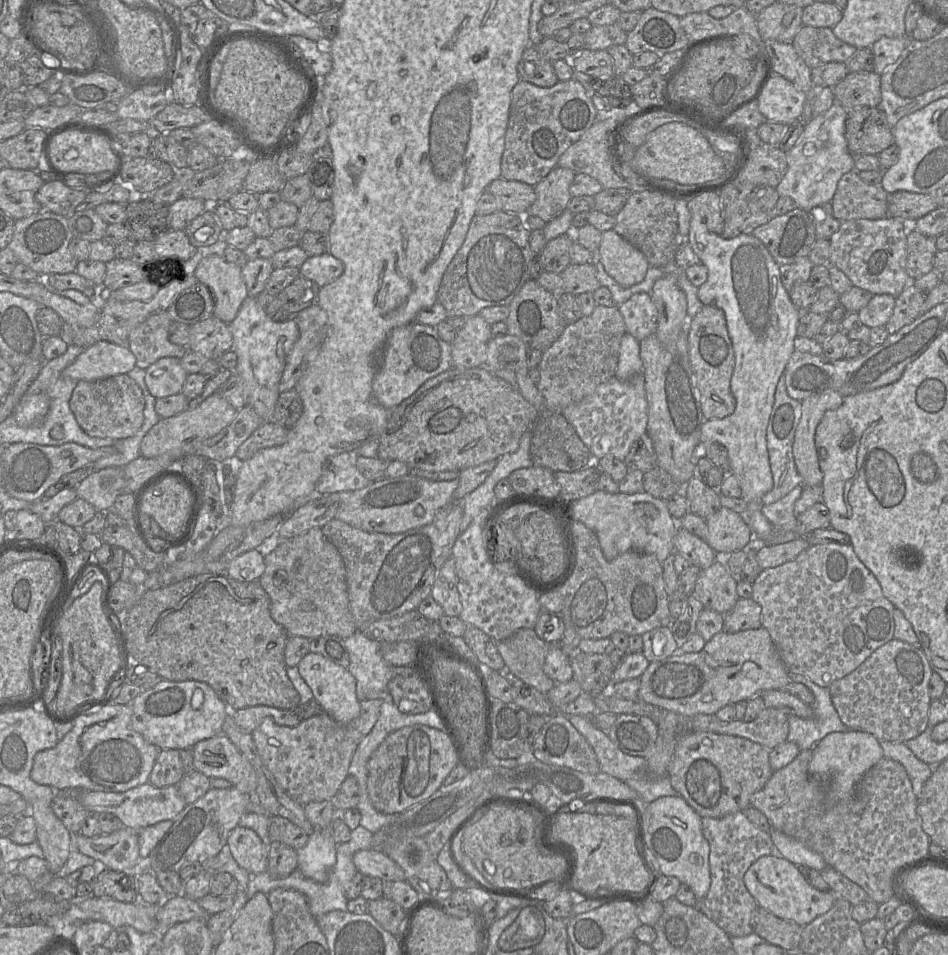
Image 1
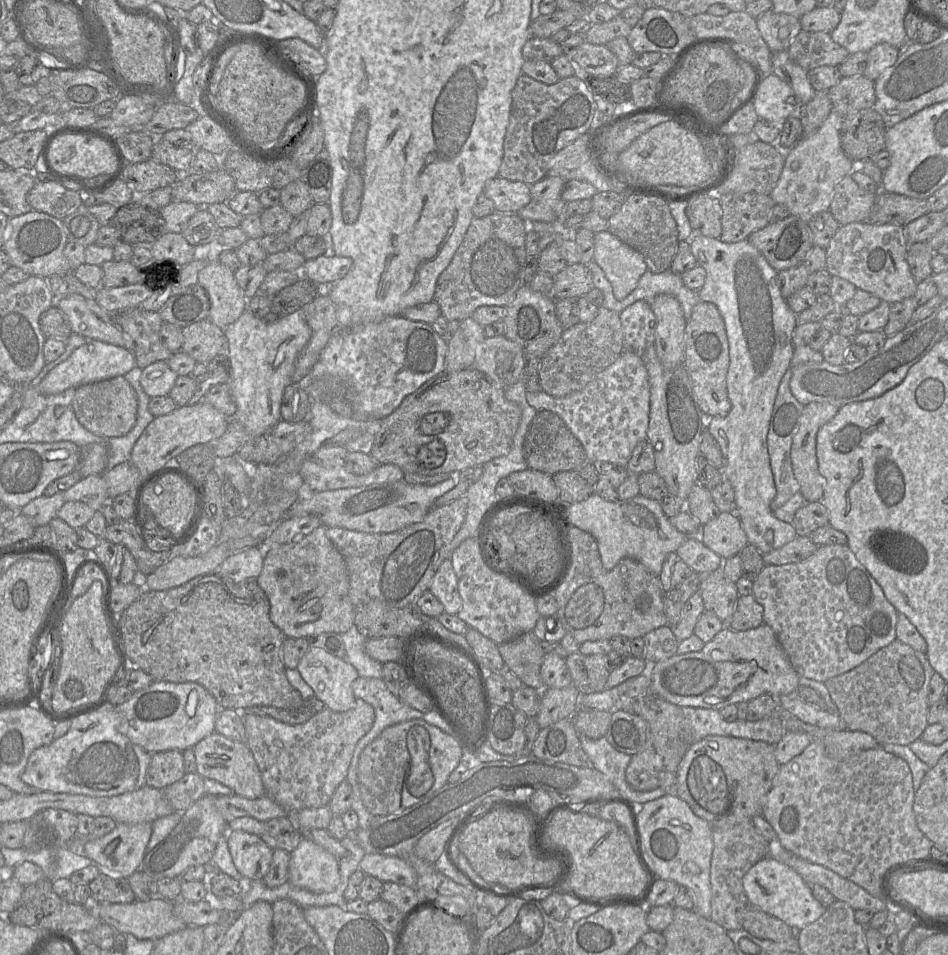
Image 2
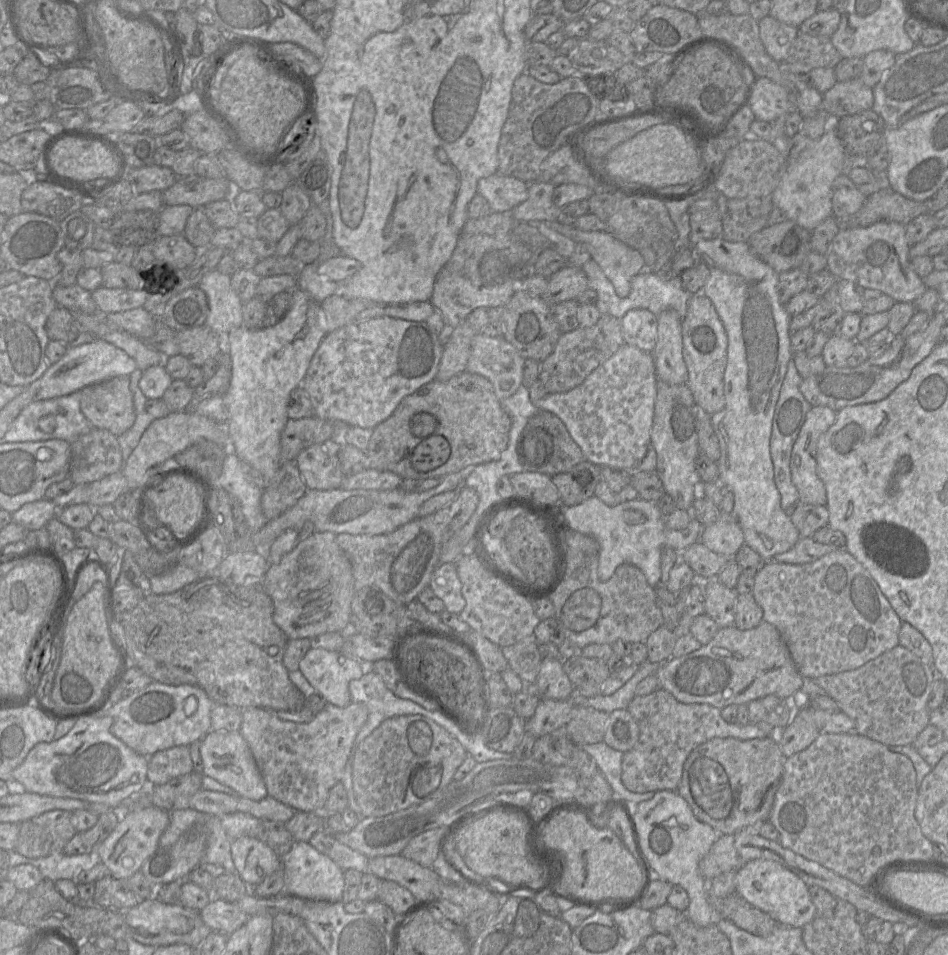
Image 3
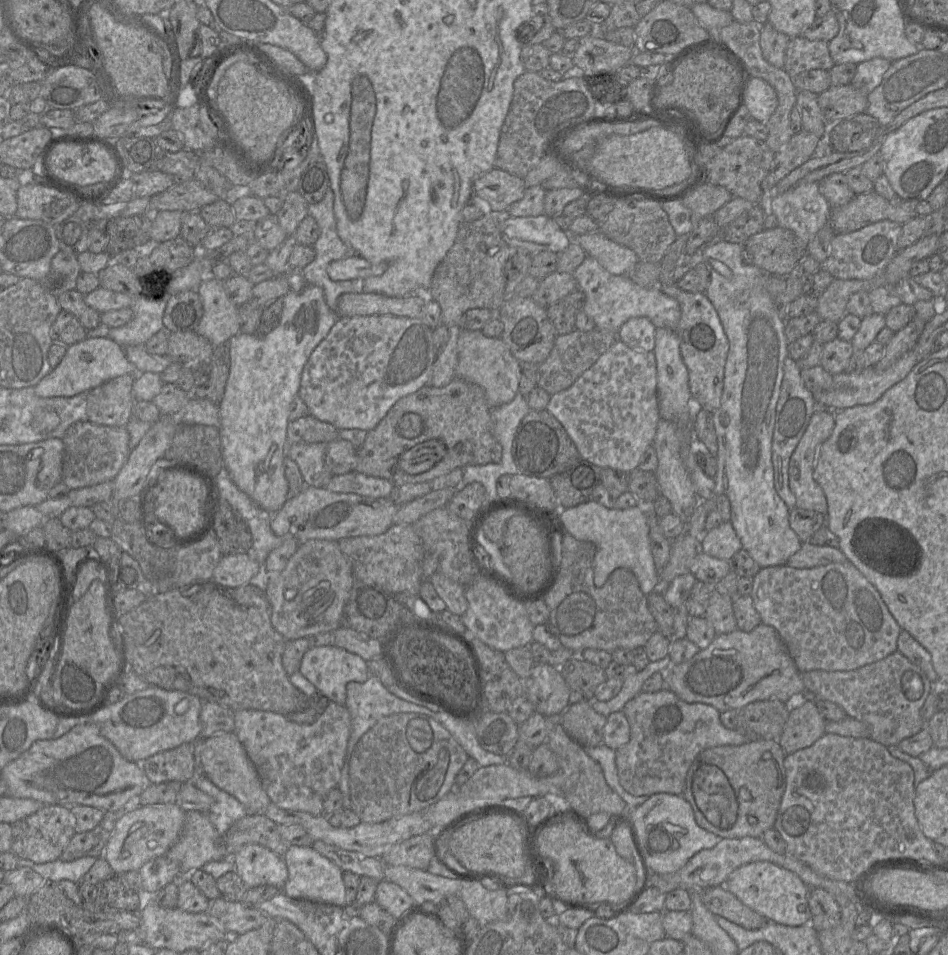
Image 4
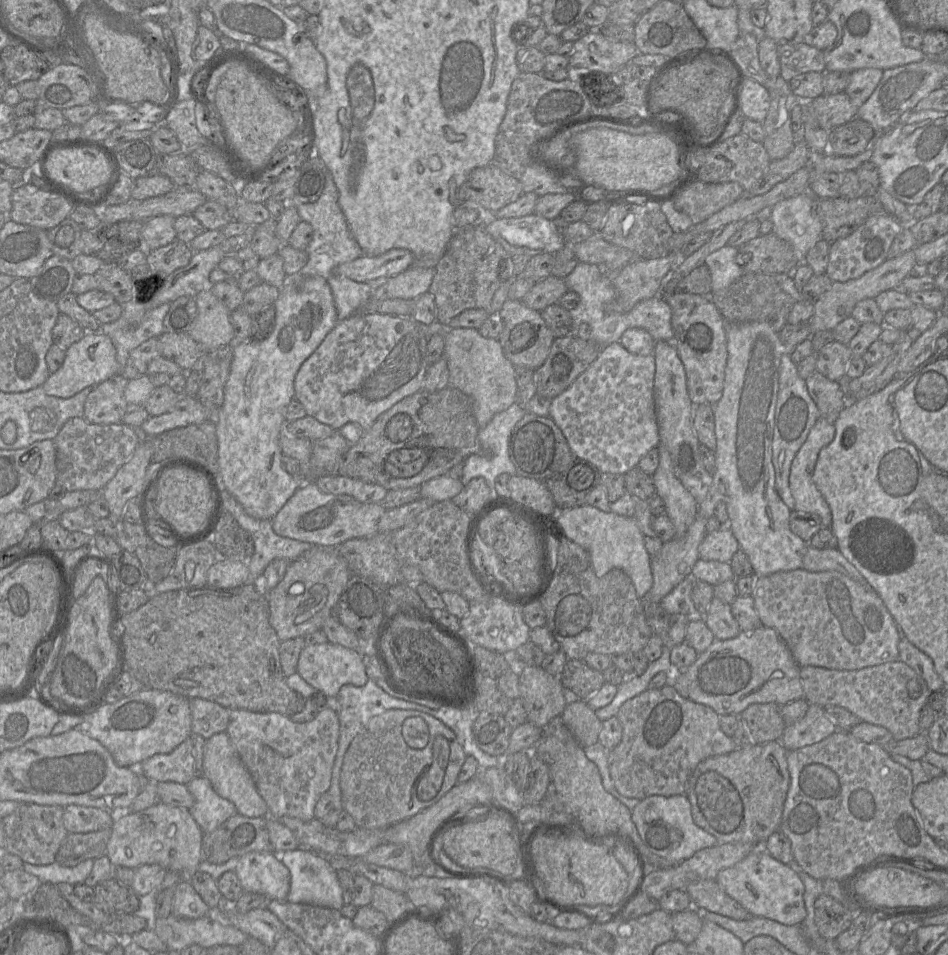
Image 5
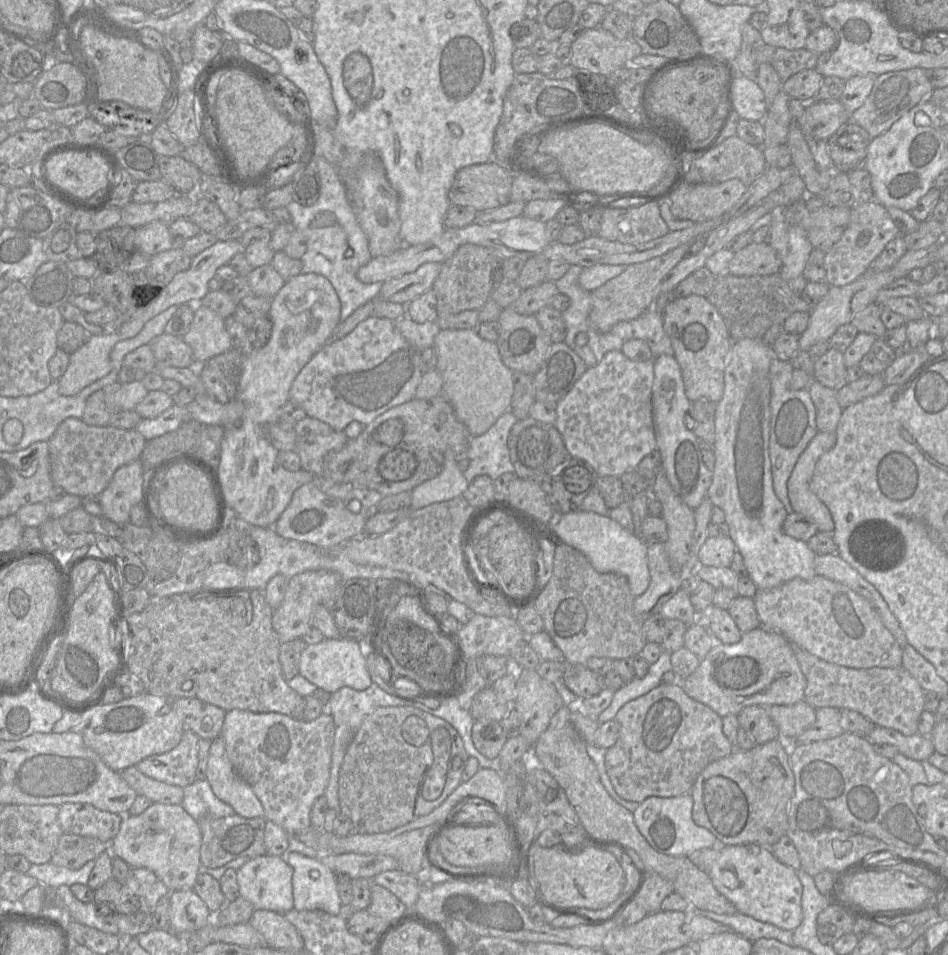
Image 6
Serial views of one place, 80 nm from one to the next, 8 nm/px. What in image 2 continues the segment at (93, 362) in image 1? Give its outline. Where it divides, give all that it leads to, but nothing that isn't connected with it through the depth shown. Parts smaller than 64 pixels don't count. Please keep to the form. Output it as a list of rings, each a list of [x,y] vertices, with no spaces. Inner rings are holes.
[[[88,340],[75,349],[64,362],[48,372],[37,383],[37,389],[45,395],[59,394],[68,388],[77,388],[84,384],[124,376],[135,366],[136,359],[132,351],[99,340]]]

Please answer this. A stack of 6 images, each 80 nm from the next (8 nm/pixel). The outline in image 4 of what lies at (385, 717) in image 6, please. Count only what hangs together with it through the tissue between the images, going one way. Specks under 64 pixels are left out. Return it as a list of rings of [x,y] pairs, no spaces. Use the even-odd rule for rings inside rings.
[[[396,713],[383,717],[361,737],[350,759],[353,811],[365,823],[422,811],[454,789],[456,776],[468,758],[452,734],[429,716]]]

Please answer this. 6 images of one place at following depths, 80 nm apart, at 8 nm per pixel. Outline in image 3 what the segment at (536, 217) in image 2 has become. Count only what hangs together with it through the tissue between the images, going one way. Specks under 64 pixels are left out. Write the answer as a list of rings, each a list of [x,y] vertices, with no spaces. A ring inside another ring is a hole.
[[[535,181],[528,184],[528,198],[523,203],[516,206],[511,212],[501,212],[501,213],[511,213],[515,221],[520,222],[546,222],[551,223],[557,220],[560,214],[559,208],[557,208],[553,202],[553,192],[555,186],[550,183]]]

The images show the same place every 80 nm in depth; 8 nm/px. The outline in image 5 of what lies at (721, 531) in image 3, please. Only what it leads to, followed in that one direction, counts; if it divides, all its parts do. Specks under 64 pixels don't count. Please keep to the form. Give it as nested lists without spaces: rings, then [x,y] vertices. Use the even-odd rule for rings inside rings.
[[[724,530],[707,533],[699,546],[699,557],[706,561],[730,563],[740,545],[733,532]]]

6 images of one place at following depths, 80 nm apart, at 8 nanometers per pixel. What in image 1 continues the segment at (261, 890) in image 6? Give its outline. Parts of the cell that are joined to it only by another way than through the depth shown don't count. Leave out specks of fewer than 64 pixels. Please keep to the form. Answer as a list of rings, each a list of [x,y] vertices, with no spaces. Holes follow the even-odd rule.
[[[238,825],[230,832],[227,846],[237,865],[251,876],[267,871],[269,848],[254,830]]]

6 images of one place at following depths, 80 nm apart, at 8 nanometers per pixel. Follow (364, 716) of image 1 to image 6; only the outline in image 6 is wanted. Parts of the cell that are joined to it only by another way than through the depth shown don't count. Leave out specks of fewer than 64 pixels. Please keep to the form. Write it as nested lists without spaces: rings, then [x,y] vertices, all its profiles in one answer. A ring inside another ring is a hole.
[[[248,710],[226,711],[220,736],[236,773],[252,788],[264,808],[267,821],[282,827],[288,835],[297,835],[312,827],[311,810],[315,800],[324,795],[330,779],[335,722],[328,711],[317,719],[305,721],[280,713],[254,713]]]

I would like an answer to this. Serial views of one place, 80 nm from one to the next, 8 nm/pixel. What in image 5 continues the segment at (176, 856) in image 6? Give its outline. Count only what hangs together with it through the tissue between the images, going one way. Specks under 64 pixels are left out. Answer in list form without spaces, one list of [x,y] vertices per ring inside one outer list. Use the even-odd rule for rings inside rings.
[[[162,802],[144,810],[129,813],[114,821],[106,855],[113,867],[136,869],[145,864],[157,864],[167,871],[178,872],[182,880],[189,880],[201,862],[203,832],[189,809],[172,807]]]

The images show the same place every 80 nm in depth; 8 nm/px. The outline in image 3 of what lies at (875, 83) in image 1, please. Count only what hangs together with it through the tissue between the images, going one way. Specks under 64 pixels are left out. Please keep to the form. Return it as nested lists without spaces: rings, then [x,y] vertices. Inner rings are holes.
[[[859,78],[839,82],[822,94],[822,109],[831,119],[869,110],[874,103],[873,88]]]

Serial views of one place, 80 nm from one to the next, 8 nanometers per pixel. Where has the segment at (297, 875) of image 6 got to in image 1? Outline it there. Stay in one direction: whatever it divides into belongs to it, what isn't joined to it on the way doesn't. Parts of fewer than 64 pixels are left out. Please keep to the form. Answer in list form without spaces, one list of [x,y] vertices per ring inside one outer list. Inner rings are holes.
[[[329,828],[316,829],[309,835],[306,845],[297,851],[297,869],[308,879],[318,883],[327,882],[337,858],[337,846]]]

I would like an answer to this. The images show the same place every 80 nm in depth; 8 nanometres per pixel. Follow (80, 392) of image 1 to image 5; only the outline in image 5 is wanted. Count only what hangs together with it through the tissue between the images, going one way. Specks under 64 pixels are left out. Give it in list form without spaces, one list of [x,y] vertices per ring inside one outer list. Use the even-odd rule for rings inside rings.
[[[117,374],[96,385],[84,403],[83,418],[91,424],[121,423],[128,406],[124,398],[128,381]]]

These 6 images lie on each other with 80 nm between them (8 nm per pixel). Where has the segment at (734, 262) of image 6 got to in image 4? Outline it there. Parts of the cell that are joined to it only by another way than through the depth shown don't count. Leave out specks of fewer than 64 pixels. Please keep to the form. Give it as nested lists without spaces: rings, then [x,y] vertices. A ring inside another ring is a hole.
[[[780,226],[764,229],[750,236],[744,247],[752,255],[753,264],[766,274],[772,275],[790,275],[806,255],[806,244],[791,230]]]

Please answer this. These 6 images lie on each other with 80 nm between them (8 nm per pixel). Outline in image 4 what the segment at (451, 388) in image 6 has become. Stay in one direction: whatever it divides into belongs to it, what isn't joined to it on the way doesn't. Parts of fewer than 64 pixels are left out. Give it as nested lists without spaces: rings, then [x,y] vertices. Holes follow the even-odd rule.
[[[462,329],[457,342],[458,364],[455,378],[477,384],[484,389],[491,408],[511,402],[519,392],[520,362],[511,354],[501,338],[490,338],[481,330]]]

